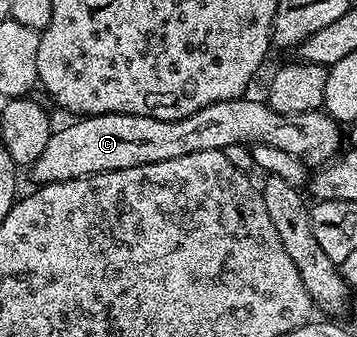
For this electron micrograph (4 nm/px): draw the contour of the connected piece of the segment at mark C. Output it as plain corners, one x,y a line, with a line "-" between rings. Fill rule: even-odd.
240,97
229,101
217,101
213,105
205,105
197,113
193,113
184,119
173,121
161,121
157,117
145,117
144,115
122,115
121,113
109,113
108,115
93,115
79,117
68,127
52,130
49,137
49,145
45,145
41,157
30,164
29,171
36,180
36,184
60,183
70,179
83,179
86,175
96,175
106,171
117,169
133,169
137,165
149,165
157,161
173,161
173,157
185,157
189,153
201,153
202,151
223,151
231,149
234,143
247,143
254,145
264,143
273,145
277,149
285,149
285,153
293,153
304,164
327,165
336,158
339,151
340,124
336,123
326,111
310,111
309,113
277,113
266,101
259,103
255,99

